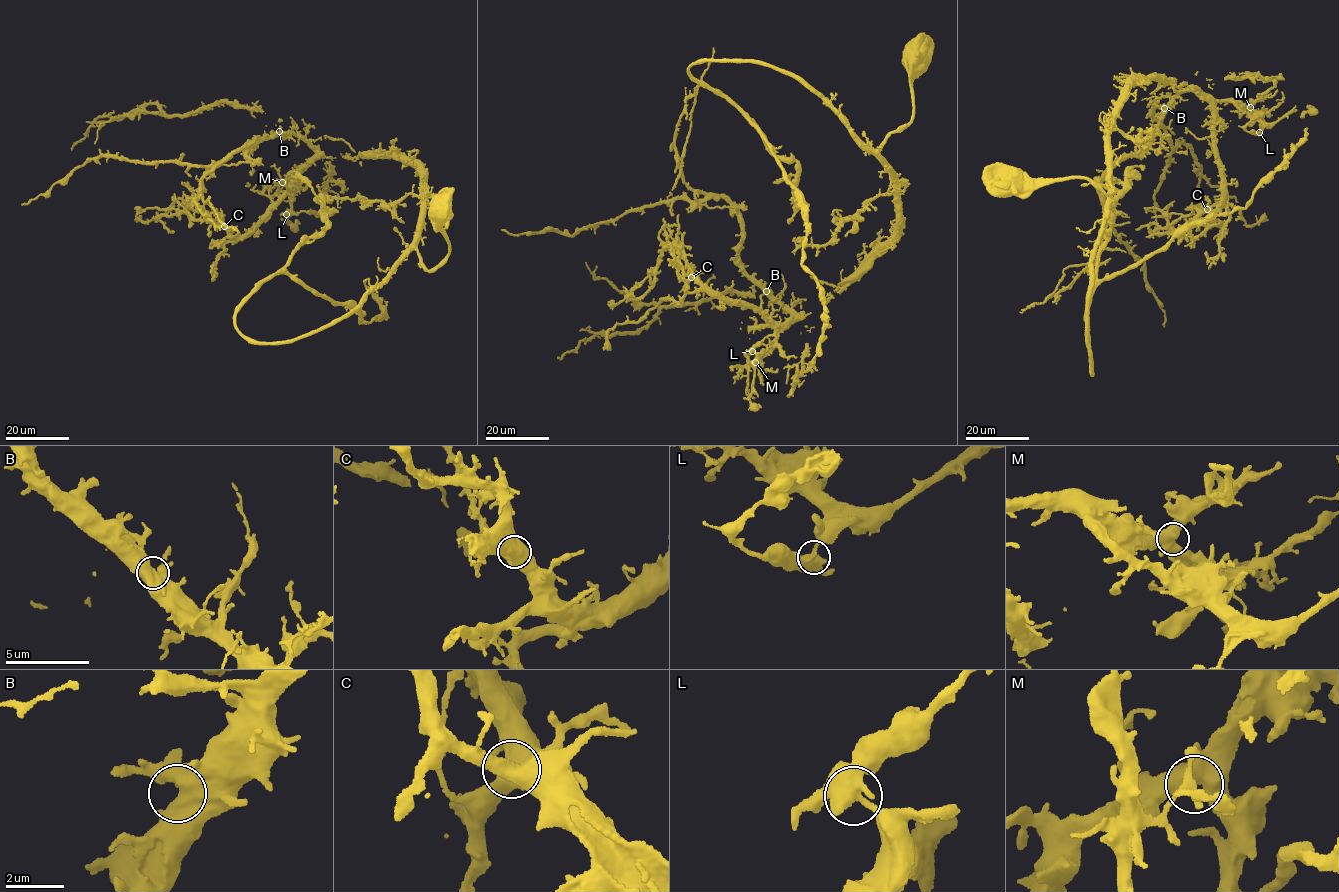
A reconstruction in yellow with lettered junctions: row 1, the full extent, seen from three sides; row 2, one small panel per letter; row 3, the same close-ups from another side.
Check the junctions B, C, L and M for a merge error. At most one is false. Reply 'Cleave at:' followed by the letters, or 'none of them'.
Cleave at: L

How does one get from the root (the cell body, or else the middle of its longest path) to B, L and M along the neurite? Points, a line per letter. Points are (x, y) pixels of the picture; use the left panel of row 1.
B: (433, 211), (450, 251), (429, 270), (416, 249), (419, 168), (363, 152), (325, 157), (296, 134), (279, 131)
L: (433, 211), (450, 251), (429, 270), (416, 249), (420, 169), (363, 152), (318, 158), (301, 167), (286, 214)
M: (433, 211), (450, 251), (429, 270), (416, 249), (416, 166), (341, 154), (282, 182)

